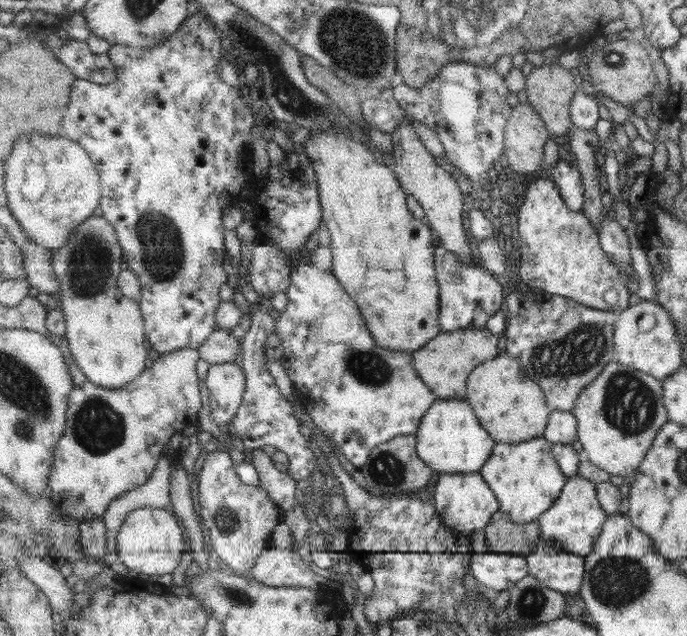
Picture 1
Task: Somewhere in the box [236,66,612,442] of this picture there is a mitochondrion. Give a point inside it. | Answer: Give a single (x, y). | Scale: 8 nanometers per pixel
(575, 354)

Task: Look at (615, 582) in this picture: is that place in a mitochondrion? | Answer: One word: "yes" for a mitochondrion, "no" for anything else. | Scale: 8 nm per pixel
yes

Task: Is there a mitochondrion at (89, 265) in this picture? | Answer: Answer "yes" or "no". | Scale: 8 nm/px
yes

